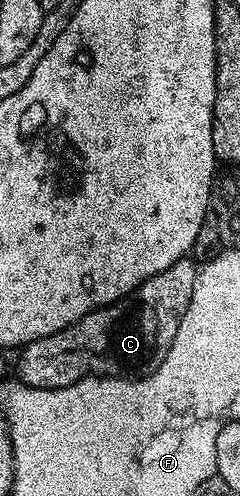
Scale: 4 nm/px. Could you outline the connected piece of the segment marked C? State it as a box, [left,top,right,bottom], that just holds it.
[18,259,197,389]

